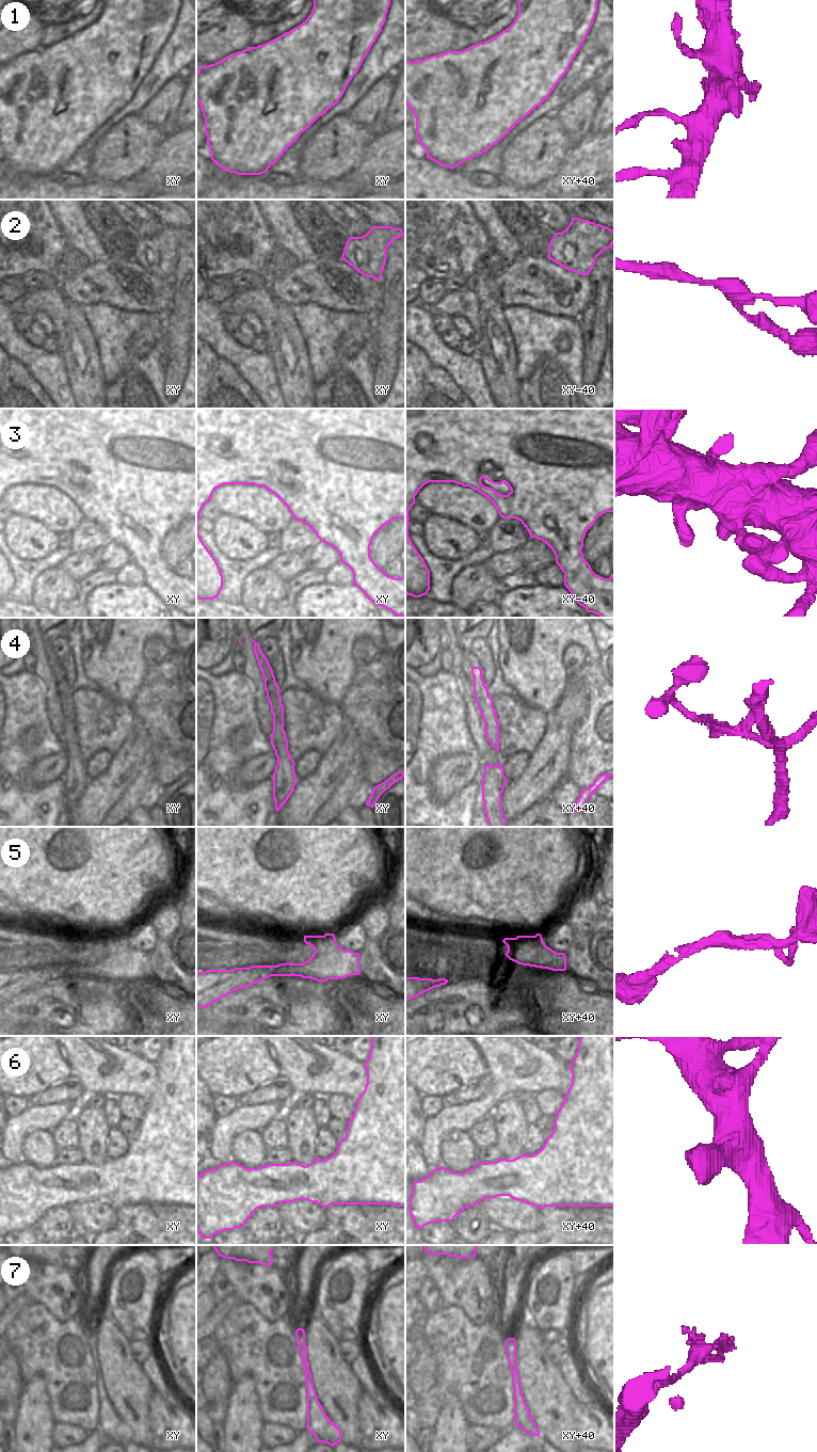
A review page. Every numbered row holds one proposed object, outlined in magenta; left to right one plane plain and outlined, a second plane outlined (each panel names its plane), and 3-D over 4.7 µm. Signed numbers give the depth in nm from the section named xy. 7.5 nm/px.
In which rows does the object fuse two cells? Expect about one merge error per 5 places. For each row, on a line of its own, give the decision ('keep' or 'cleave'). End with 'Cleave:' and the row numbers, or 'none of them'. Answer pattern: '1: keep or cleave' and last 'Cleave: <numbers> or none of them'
1: cleave
2: keep
3: keep
4: cleave
5: cleave
6: keep
7: keep
Cleave: 1, 4, 5

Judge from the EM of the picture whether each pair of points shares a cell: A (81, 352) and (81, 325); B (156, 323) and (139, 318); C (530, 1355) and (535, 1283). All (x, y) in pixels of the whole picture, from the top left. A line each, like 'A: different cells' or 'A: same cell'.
A: same cell
B: different cells
C: different cells

